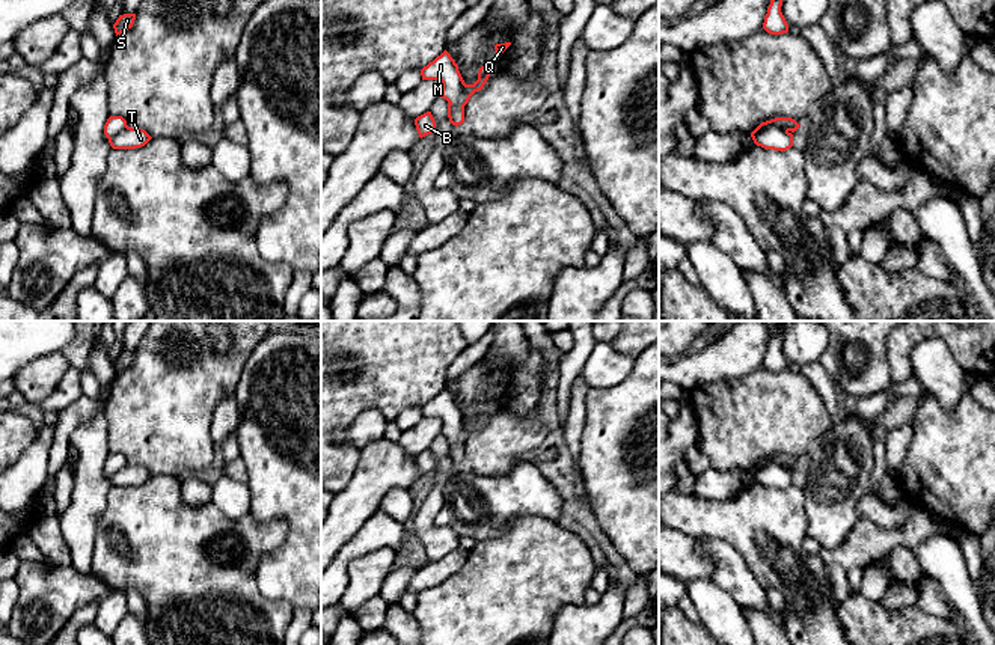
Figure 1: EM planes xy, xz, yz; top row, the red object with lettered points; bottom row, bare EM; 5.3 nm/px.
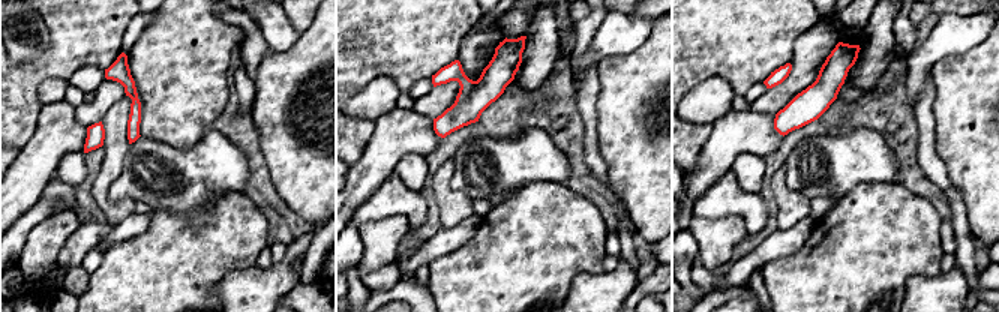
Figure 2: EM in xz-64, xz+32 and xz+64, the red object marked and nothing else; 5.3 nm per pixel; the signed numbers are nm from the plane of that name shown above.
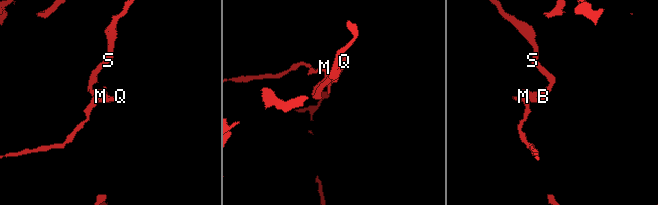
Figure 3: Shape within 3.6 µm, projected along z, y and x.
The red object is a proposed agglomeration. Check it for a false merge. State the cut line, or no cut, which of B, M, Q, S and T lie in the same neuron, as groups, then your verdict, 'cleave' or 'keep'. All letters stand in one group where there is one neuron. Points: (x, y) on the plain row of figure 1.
yz (787, 467), (765, 464), (753, 470) | B Q S T / M | cleave

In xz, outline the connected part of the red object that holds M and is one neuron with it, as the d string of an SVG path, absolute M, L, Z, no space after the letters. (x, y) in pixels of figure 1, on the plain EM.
M445 387L433 399L421 407L422 417L440 417L442 433L451 442L449 460L455 464L464 460L464 443L460 434L464 425L464 417L458 408L458 402Z

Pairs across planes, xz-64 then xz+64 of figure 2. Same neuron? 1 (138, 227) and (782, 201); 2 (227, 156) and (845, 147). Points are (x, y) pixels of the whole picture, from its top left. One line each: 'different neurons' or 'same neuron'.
1: different neurons
2: same neuron

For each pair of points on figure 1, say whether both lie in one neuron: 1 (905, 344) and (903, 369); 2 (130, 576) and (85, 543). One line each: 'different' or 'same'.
1: same
2: different

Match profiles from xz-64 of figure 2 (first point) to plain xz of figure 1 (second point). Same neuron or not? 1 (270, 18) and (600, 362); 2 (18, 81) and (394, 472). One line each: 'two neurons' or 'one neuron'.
1: one neuron
2: two neurons

